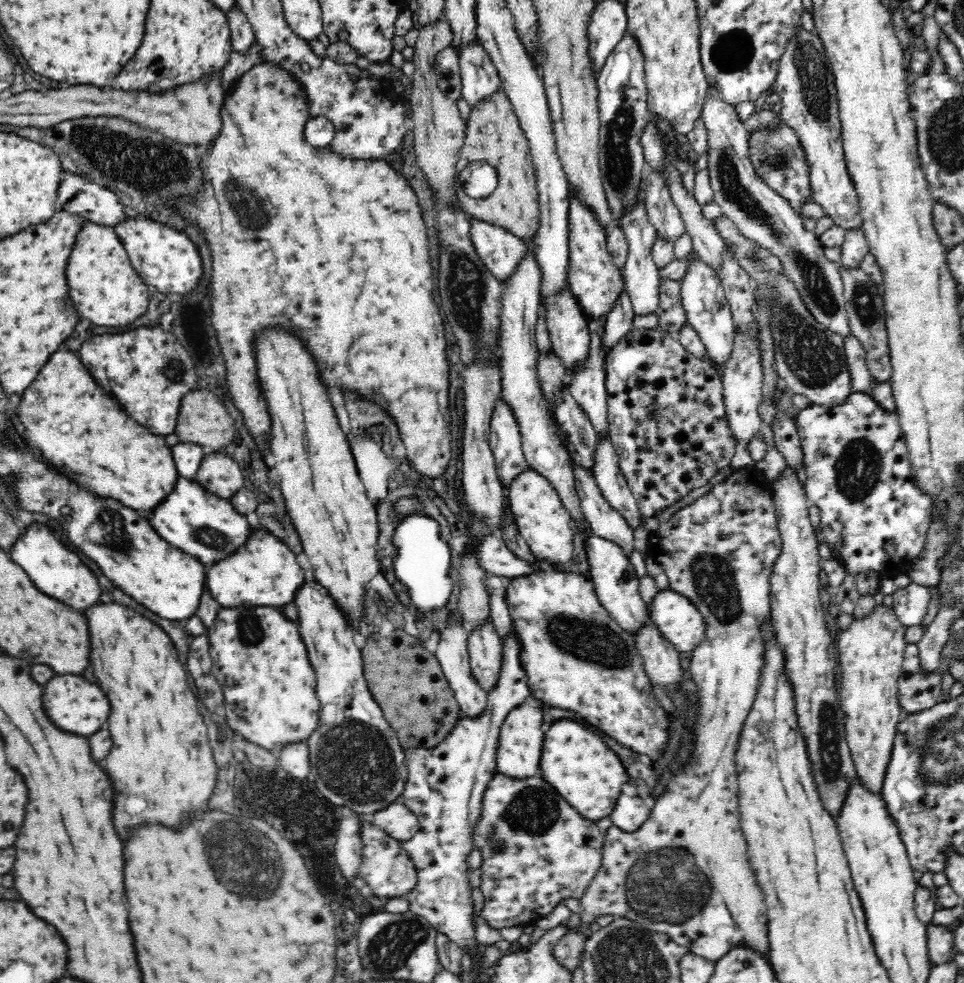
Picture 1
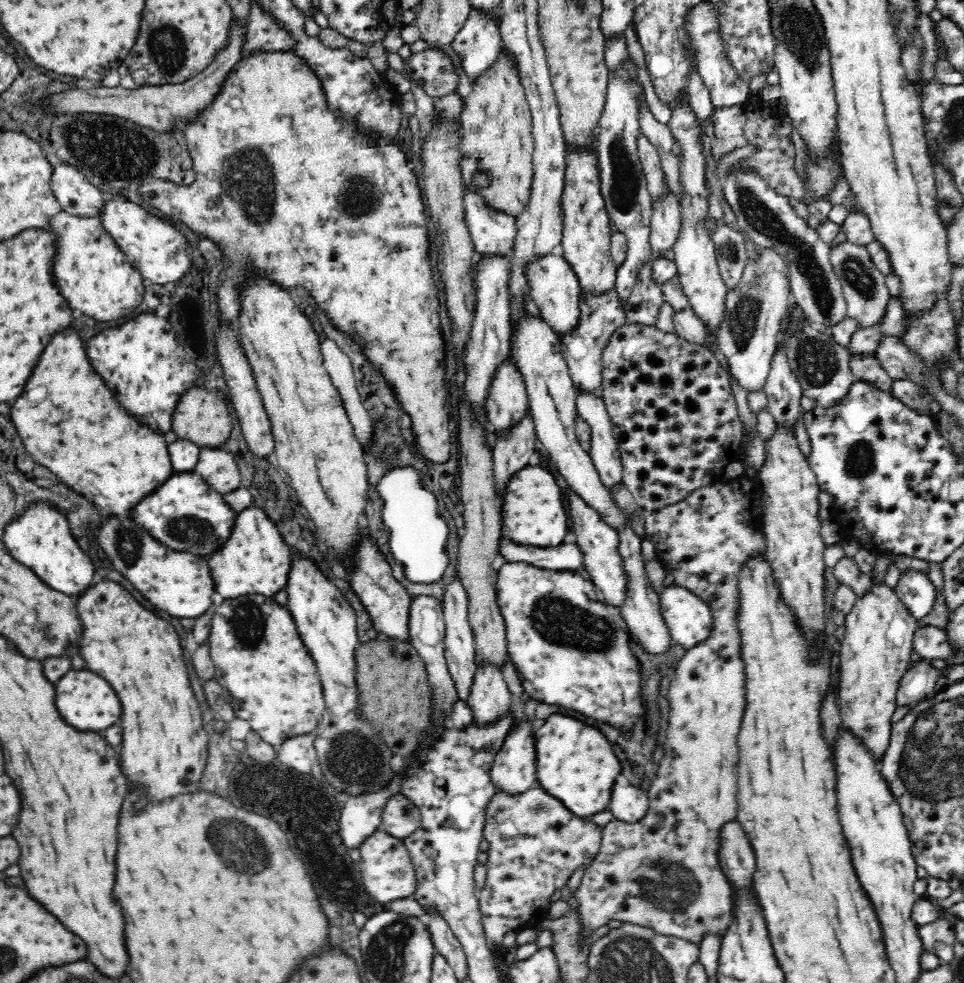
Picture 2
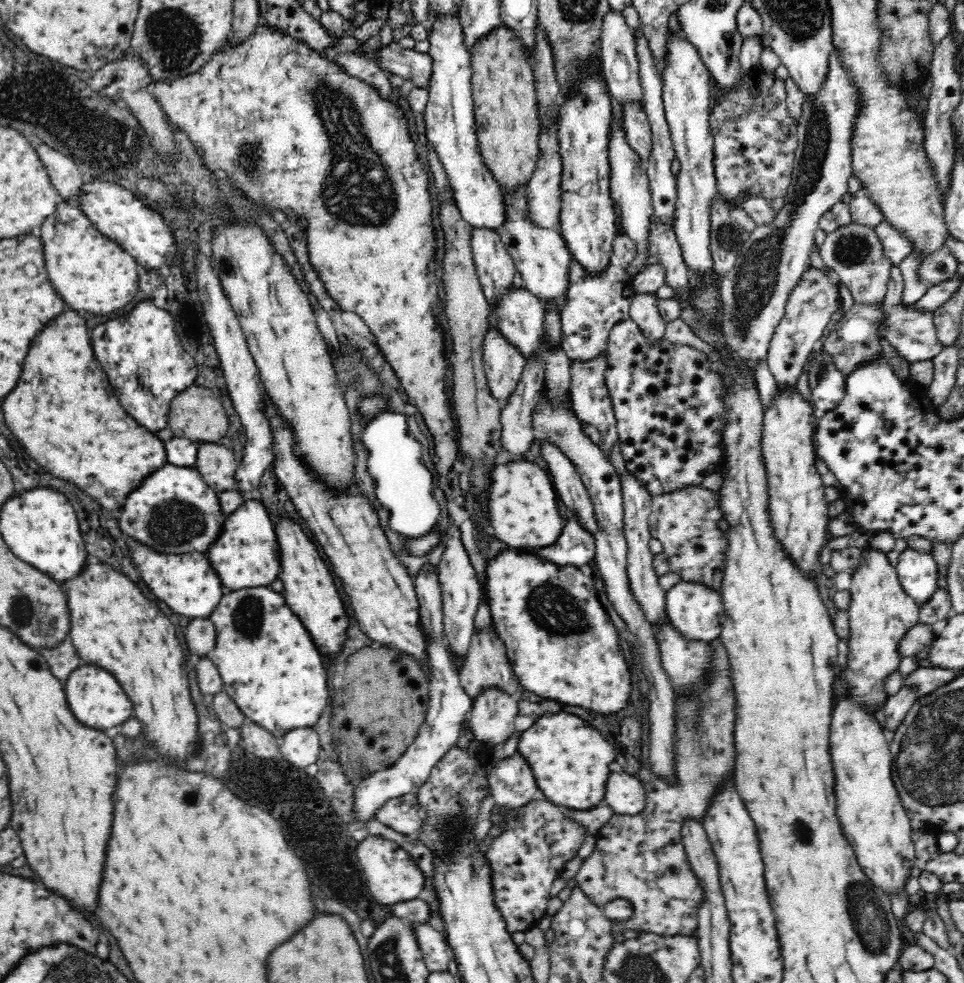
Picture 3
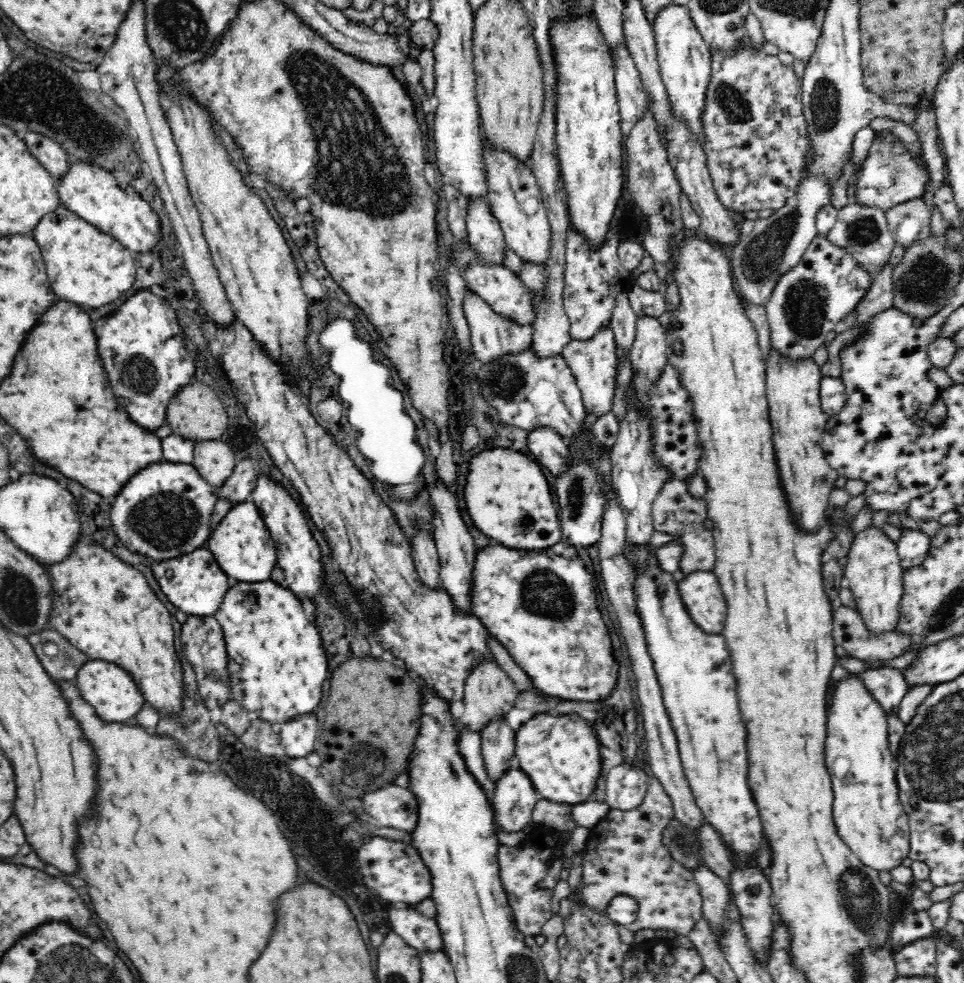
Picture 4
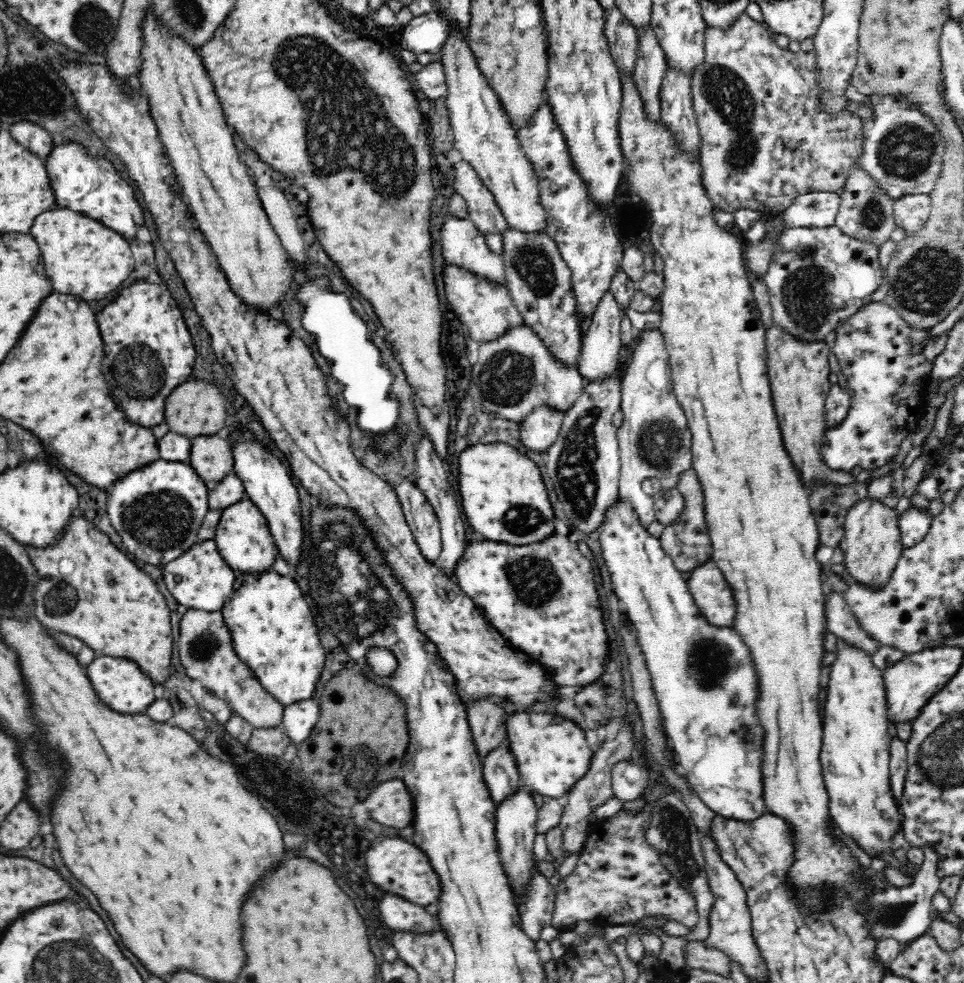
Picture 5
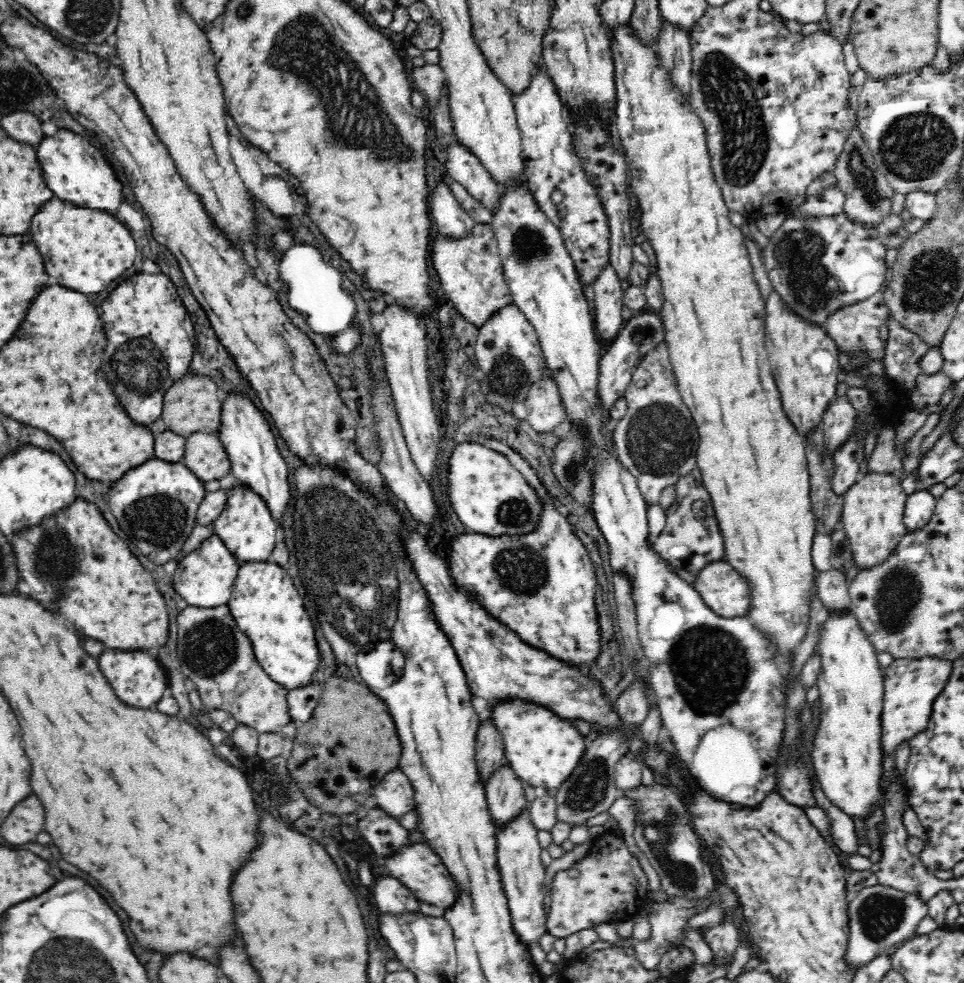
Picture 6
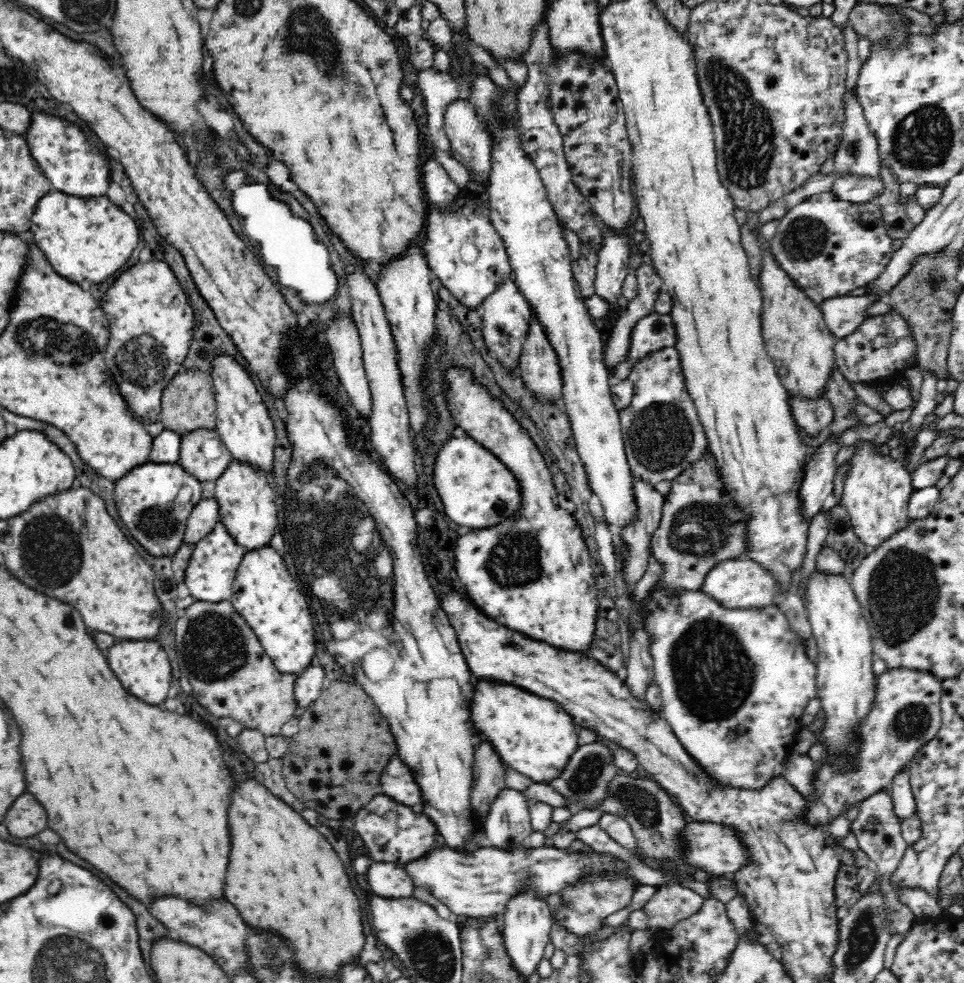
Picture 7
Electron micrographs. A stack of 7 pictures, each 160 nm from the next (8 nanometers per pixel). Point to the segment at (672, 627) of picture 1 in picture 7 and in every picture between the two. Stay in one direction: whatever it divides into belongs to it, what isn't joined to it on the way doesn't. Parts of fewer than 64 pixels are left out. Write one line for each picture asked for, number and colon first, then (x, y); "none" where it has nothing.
2: (689, 621)
3: (696, 611)
4: (700, 591)
5: (713, 597)
6: (724, 591)
7: (741, 583)

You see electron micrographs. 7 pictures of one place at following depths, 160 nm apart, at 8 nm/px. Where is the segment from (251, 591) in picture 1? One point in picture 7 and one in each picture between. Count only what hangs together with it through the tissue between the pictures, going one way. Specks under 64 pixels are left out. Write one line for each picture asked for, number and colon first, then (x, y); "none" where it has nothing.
2: (255, 558)
3: (246, 554)
4: (241, 543)
5: (243, 537)
6: (249, 531)
7: (248, 511)

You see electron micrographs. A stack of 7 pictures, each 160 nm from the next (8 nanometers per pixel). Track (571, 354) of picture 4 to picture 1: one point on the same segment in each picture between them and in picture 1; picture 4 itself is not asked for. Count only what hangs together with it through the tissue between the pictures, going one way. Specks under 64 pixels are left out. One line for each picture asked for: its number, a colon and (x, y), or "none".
1: (611, 482)
2: (604, 452)
3: (590, 399)

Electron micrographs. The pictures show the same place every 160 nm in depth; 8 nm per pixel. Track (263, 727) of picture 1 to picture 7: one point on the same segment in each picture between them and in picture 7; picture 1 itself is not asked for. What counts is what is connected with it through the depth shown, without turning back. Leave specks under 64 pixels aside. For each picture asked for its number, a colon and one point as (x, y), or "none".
2: (259, 659)
3: (271, 669)
4: (276, 668)
5: (273, 633)
6: (265, 604)
7: (264, 593)

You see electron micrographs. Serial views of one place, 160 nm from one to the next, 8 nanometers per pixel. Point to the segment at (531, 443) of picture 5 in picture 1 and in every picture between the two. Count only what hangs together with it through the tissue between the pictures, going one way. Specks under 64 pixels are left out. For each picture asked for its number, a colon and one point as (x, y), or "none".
1: (616, 585)
2: (599, 543)
3: (567, 482)
4: (549, 449)

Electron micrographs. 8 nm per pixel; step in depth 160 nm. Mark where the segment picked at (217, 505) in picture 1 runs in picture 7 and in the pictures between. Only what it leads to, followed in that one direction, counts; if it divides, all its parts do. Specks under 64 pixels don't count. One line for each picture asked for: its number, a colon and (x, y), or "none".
2: (185, 513)
3: (174, 512)
4: (164, 512)
5: (157, 511)
6: (155, 504)
7: (154, 501)

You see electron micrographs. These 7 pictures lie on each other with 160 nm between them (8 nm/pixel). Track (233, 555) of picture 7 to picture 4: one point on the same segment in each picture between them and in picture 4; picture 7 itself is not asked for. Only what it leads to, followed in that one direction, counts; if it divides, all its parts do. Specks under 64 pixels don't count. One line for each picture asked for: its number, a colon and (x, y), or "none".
4: (194, 582)
5: (200, 578)
6: (205, 577)

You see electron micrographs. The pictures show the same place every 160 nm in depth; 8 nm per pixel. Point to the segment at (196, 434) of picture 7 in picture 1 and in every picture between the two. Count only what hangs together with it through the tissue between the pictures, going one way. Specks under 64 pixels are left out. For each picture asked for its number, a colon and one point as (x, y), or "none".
1: (218, 474)
2: (218, 468)
3: (217, 464)
4: (214, 460)
5: (212, 457)
6: (206, 456)

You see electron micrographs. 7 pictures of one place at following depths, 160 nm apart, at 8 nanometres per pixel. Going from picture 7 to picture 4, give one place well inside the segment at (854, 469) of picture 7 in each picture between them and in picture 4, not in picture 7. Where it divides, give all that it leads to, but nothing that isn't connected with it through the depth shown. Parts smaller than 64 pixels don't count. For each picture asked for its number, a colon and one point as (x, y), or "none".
4: (873, 567)
5: (873, 547)
6: (872, 516)

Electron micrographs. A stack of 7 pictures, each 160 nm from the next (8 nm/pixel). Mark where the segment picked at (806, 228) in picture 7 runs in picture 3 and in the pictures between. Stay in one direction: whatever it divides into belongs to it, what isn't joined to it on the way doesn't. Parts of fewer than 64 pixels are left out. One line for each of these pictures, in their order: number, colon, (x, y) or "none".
3: (811, 304)
4: (827, 284)
5: (819, 277)
6: (818, 266)

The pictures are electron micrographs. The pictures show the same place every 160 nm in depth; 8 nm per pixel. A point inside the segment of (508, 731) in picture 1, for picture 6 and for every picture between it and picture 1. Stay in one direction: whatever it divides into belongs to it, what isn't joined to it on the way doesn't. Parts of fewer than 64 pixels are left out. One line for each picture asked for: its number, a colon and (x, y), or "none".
2: (514, 769)
3: (511, 783)
4: (514, 800)
5: (516, 816)
6: (518, 853)

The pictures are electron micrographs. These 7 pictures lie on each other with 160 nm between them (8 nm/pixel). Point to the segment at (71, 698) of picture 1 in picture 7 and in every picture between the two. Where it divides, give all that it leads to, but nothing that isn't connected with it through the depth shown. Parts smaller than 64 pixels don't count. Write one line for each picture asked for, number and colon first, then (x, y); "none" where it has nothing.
2: (85, 700)
3: (96, 699)
4: (102, 684)
5: (118, 682)
6: (139, 681)
7: (143, 668)

